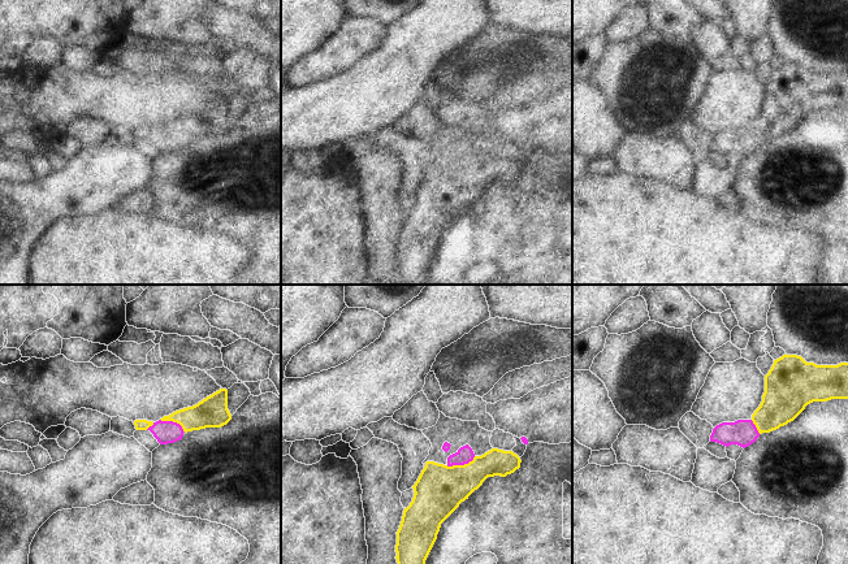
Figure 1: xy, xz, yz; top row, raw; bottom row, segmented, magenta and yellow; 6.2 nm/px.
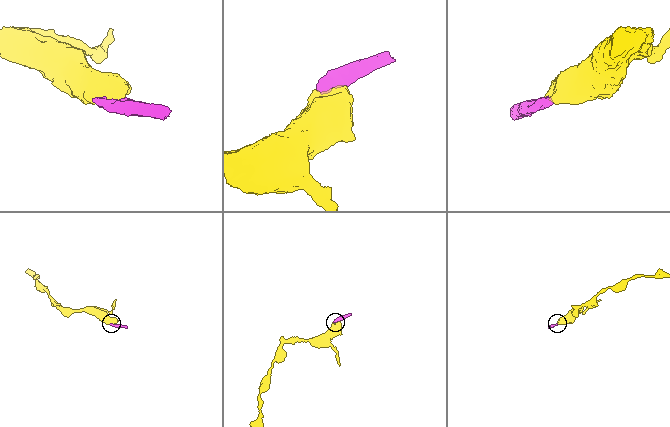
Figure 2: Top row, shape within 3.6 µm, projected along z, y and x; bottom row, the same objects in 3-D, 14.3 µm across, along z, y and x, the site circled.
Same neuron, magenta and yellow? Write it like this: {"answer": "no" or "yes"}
{"answer": "yes"}

